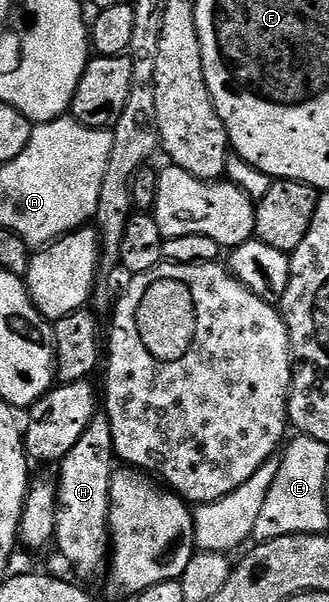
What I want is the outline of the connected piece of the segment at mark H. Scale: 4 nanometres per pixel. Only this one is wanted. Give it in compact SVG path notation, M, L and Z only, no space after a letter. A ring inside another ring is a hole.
M98 414L83 430L83 438L75 442L71 454L59 462L61 473L55 476L57 486L57 525L53 531L55 548L73 567L72 575L78 581L93 580L106 575L111 560L111 533L109 531L109 503L111 482L115 471L115 453L108 416Z

